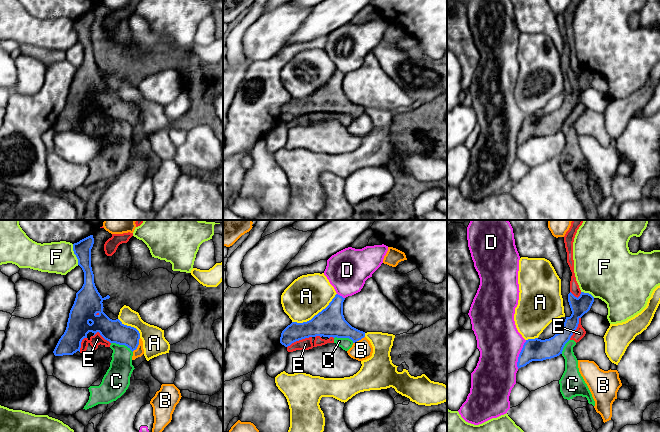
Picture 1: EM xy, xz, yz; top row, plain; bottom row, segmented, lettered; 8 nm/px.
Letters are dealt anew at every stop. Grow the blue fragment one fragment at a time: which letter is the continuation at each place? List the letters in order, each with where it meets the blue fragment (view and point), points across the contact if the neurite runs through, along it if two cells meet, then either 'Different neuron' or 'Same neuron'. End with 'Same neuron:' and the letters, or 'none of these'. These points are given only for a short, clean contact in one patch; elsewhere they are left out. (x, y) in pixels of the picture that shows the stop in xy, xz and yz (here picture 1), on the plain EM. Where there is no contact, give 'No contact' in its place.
A: Touches blue at xz (315, 91). Different neuron
B: Touches blue at xy (138, 120). Boundary: xy (140, 114), (138, 122), (132, 127). Different neuron
C: Touches blue at xy (122, 120). Boundary: xy (111, 118), (124, 120), (132, 128). Different neuron
D: Touches blue at yz (519, 130). Different neuron
E: Touches blue at xz (299, 115). Different neuron
F: Touches blue at xy (74, 29). Different neuron
Same neuron: none of these

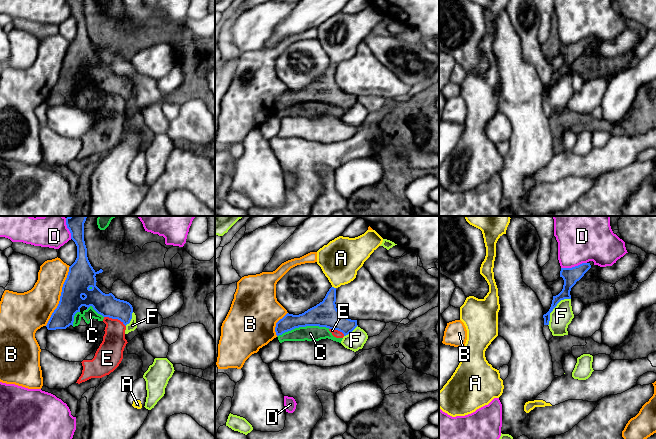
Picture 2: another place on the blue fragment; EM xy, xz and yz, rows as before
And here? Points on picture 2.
A: Touches blue at xz (333, 63). Different neuron
B: Touches blue at xy (60, 72). Different neuron
C: Touches blue at xz (303, 102). Different neuron
D: Touches blue at yz (573, 43). Different neuron
E: Touches blue at xy (115, 94). Boundary: xy (104, 92), (117, 94), (125, 102). Different neuron
F: Touches blue at yz (554, 83). Boundary: yz (570, 74), (564, 74), (556, 81), (550, 89), (548, 101). Different neuron
Same neuron: none of these

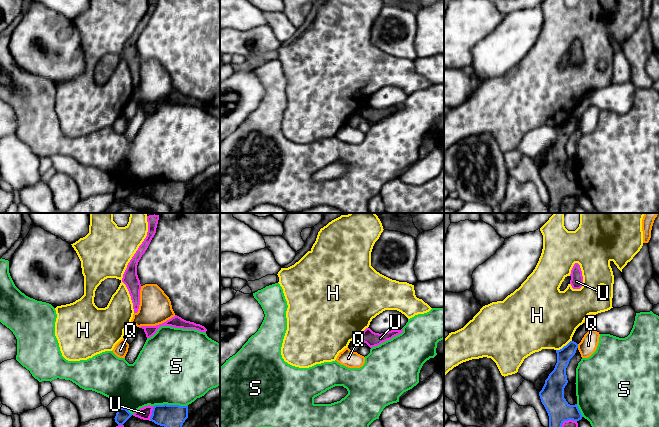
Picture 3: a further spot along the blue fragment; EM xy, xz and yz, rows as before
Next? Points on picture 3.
H: Touches blue at yz (564, 122). Boundary: yz (571, 116), (556, 126). Different neuron
Q: Touches blue at yz (577, 122). Boundary: yz (577, 120), (578, 123). Different neuron
S: Touches blue at xy (170, 181). Different neuron
U: Touches blue at xy (152, 189). Different neuron
Same neuron: none of these

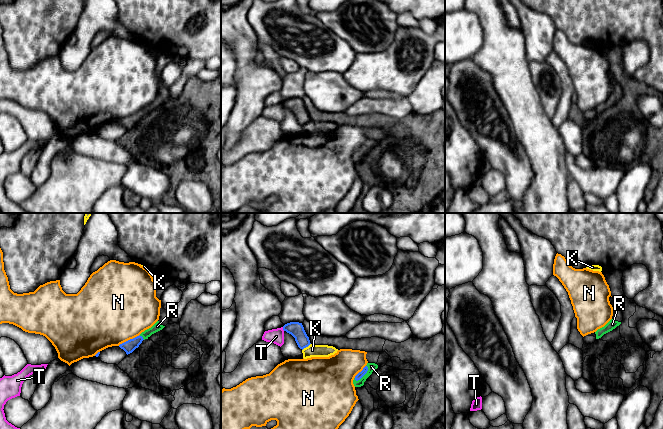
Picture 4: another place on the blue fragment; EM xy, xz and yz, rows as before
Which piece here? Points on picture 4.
K: Touches blue at xz (306, 122). Different neuron
N: Touches blue at xy (128, 116). Different neuron
R: Touches blue at xz (364, 150). Path across: xz (365, 145), (364, 150), (371, 142). Same neuron
T: Touches blue at xz (283, 105). Different neuron
Same neuron: R

